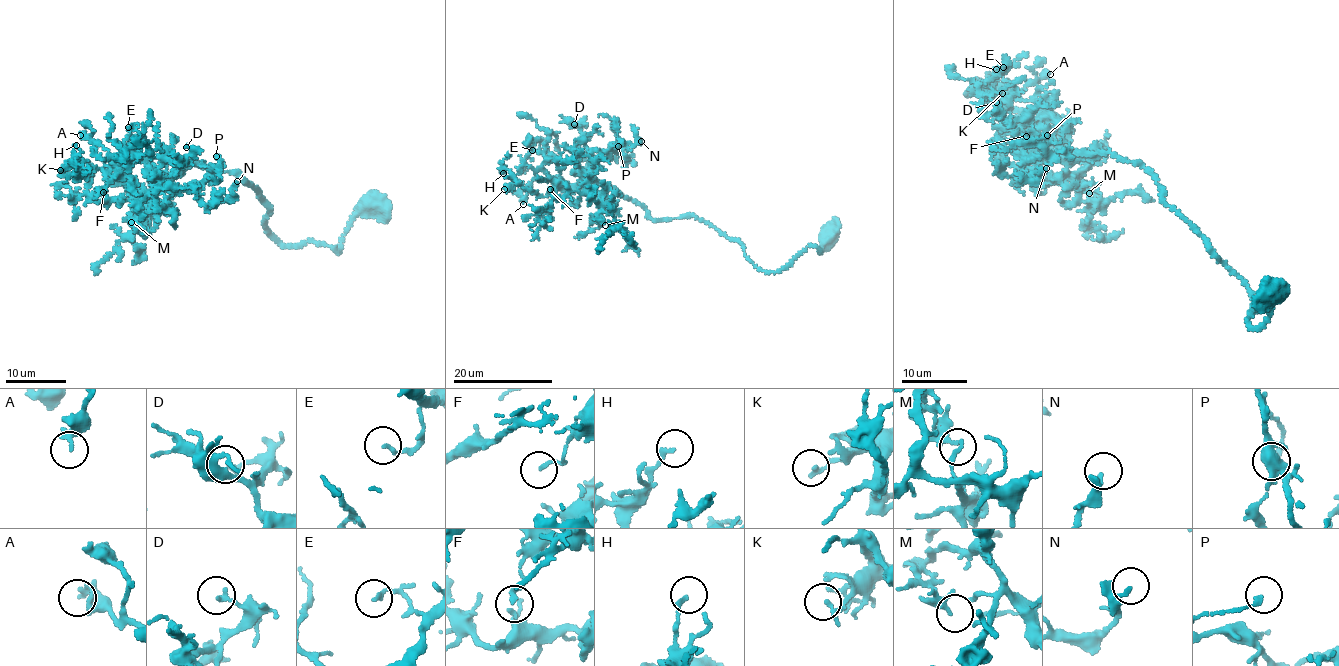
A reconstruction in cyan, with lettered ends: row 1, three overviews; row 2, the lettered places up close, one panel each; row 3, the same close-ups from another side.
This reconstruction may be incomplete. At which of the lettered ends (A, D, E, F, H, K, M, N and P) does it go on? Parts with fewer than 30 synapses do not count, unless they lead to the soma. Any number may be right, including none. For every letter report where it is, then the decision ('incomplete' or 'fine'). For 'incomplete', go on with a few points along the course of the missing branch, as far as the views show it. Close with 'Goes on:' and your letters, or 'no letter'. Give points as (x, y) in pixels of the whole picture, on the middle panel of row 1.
A: at (523, 204); fine
D: at (574, 124); fine
E: at (532, 150); fine
F: at (550, 189); fine
H: at (503, 173); fine
K: at (504, 189); fine
M: at (605, 225); fine
N: at (641, 141); fine
P: at (618, 146); fine
Goes on: no letter

